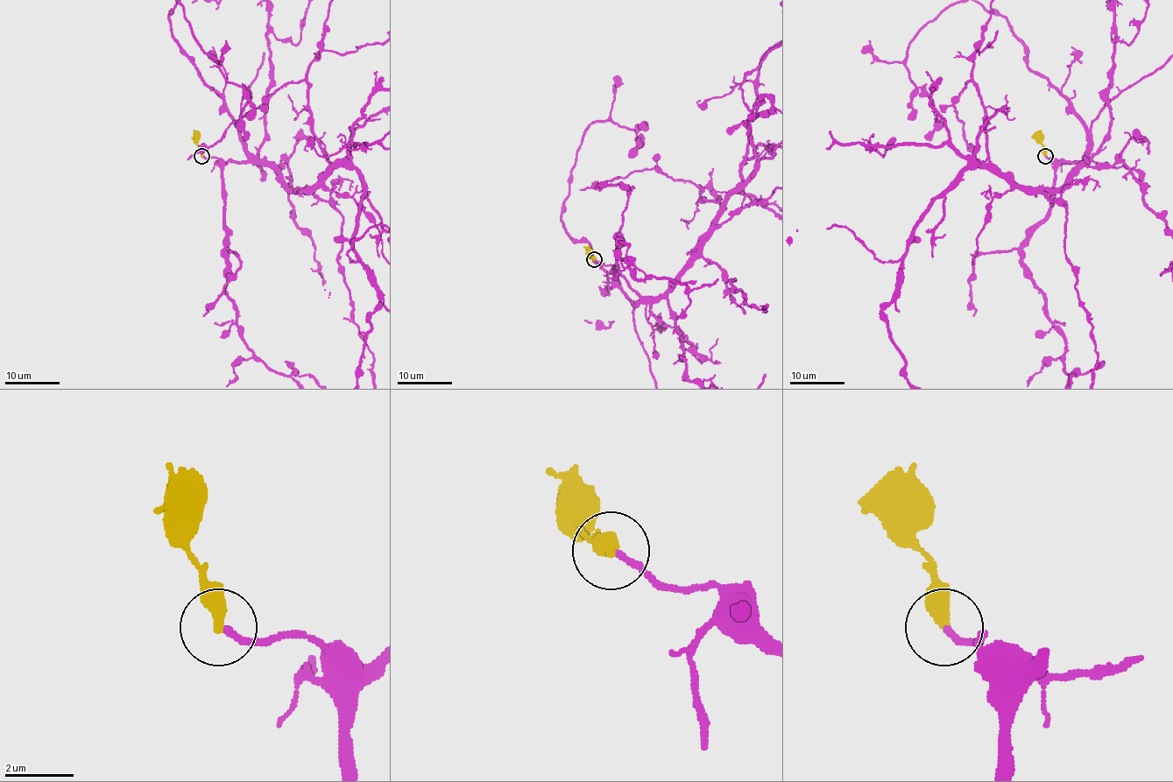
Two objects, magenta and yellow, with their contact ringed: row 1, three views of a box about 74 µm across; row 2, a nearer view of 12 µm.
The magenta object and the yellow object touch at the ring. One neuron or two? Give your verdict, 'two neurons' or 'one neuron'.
one neuron

